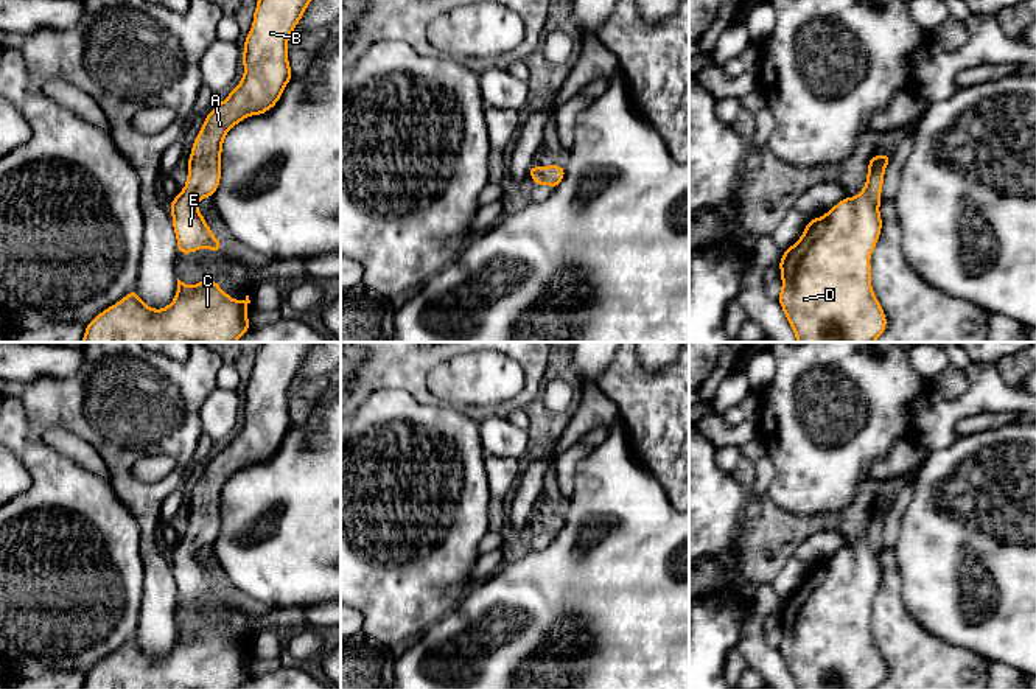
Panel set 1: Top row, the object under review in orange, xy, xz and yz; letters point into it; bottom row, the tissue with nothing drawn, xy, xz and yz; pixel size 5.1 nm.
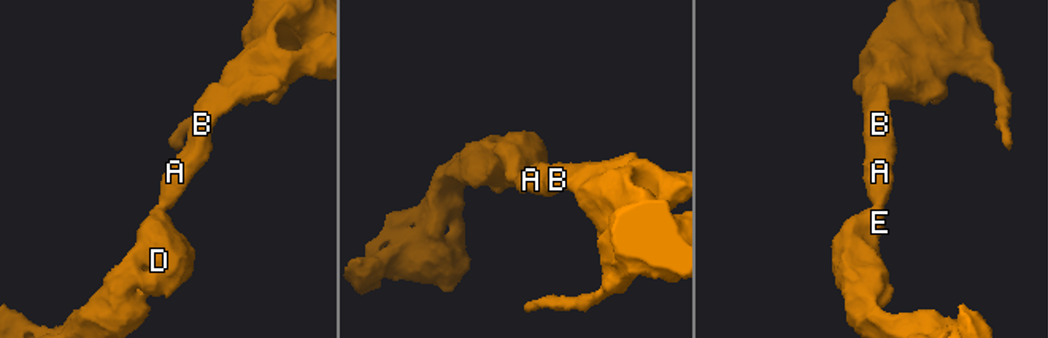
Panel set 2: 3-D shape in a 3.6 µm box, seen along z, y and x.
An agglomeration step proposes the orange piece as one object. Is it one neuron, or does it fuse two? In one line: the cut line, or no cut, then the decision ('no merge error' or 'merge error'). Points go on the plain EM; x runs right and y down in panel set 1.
no cut; no merge error

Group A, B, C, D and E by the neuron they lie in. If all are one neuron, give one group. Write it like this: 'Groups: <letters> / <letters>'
Groups: A B C D E

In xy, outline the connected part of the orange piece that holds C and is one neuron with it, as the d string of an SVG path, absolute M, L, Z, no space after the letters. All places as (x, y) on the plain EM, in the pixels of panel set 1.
M210 625L191 636L177 627L176 647L166 656L149 656L134 638L100 661L86 675L82 689L238 689L250 677L249 652L249 644L233 649Z

